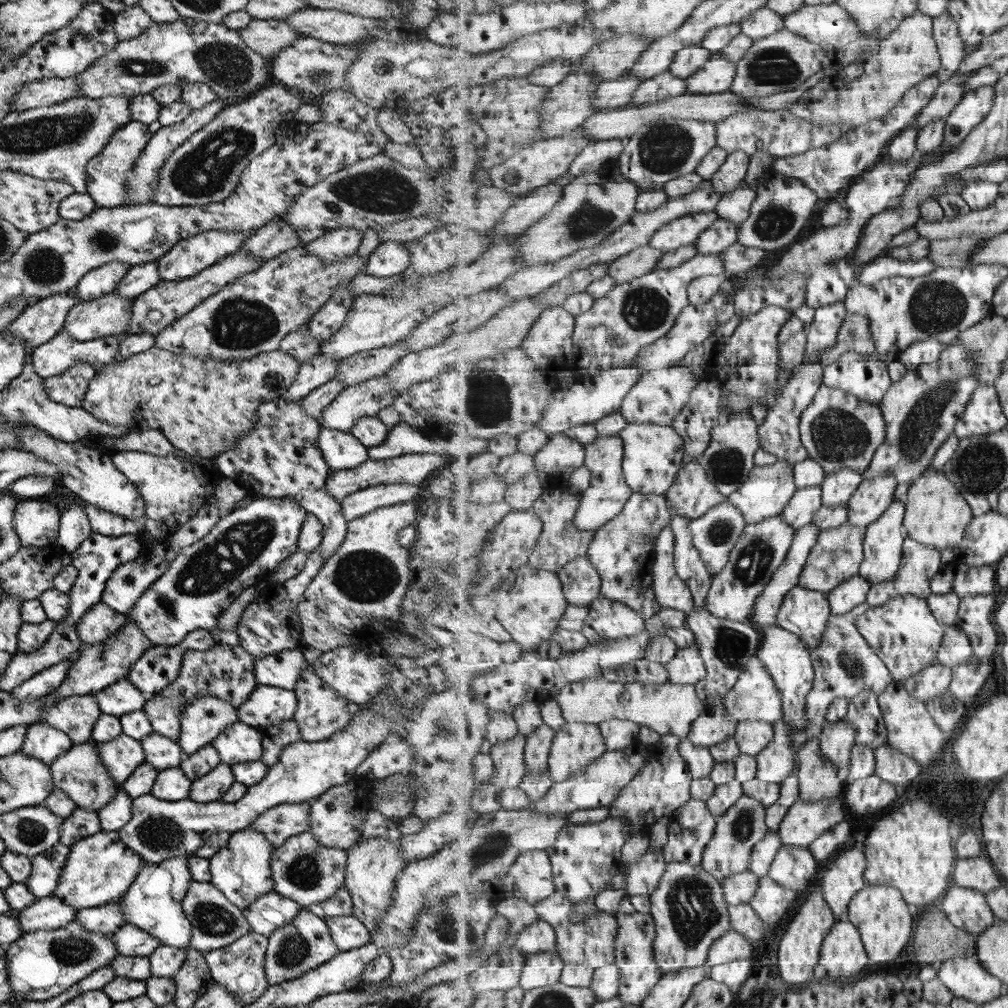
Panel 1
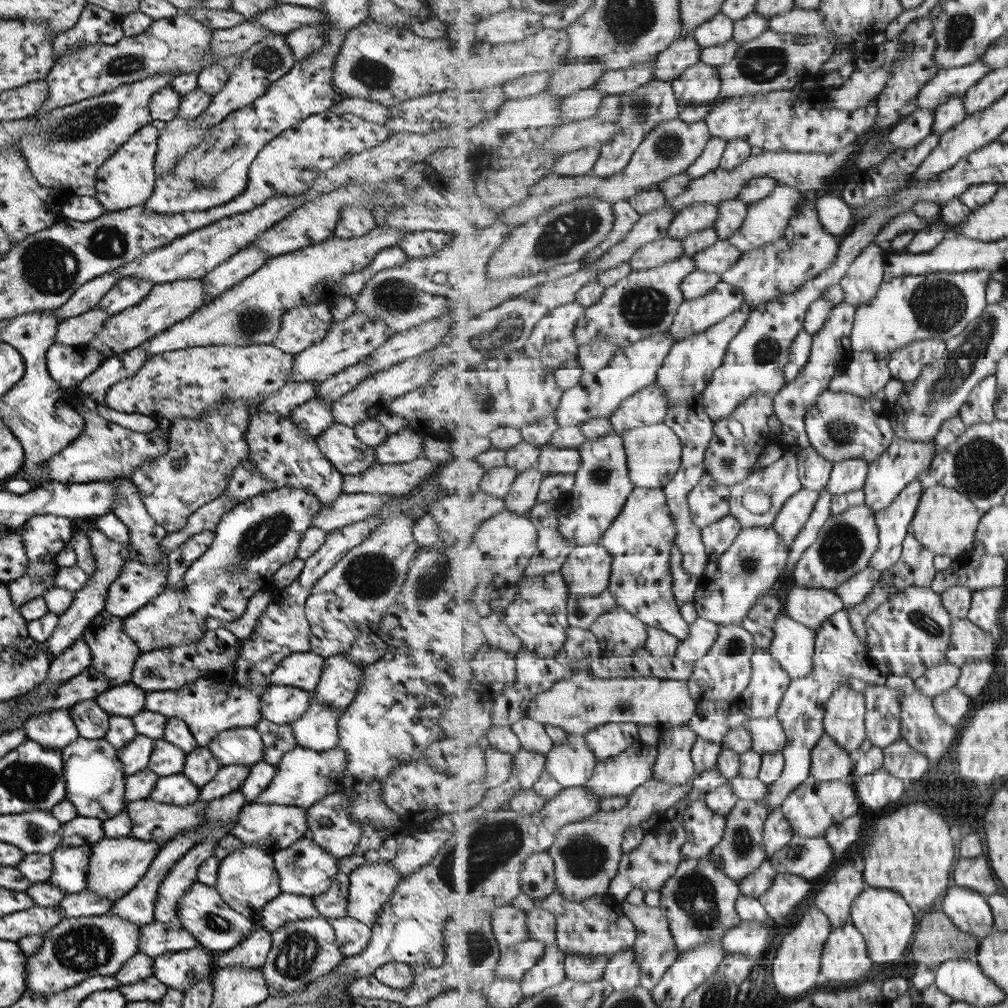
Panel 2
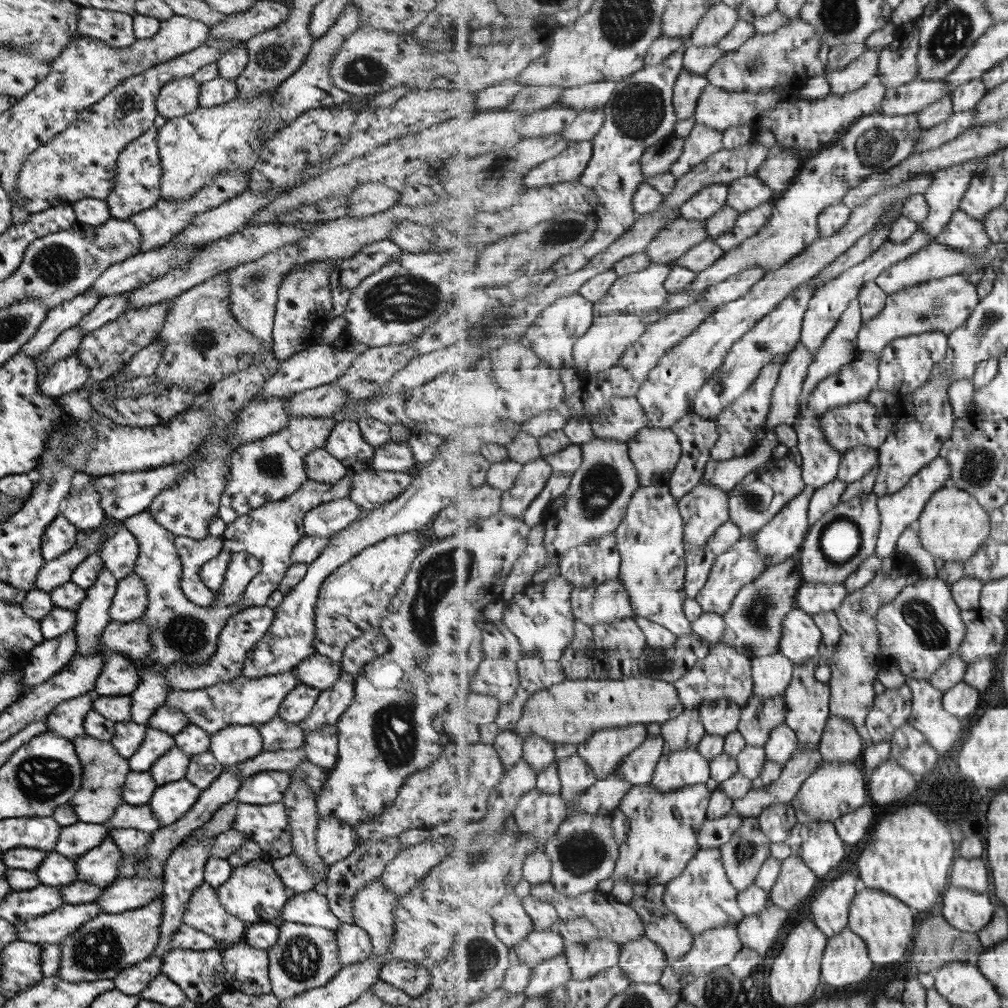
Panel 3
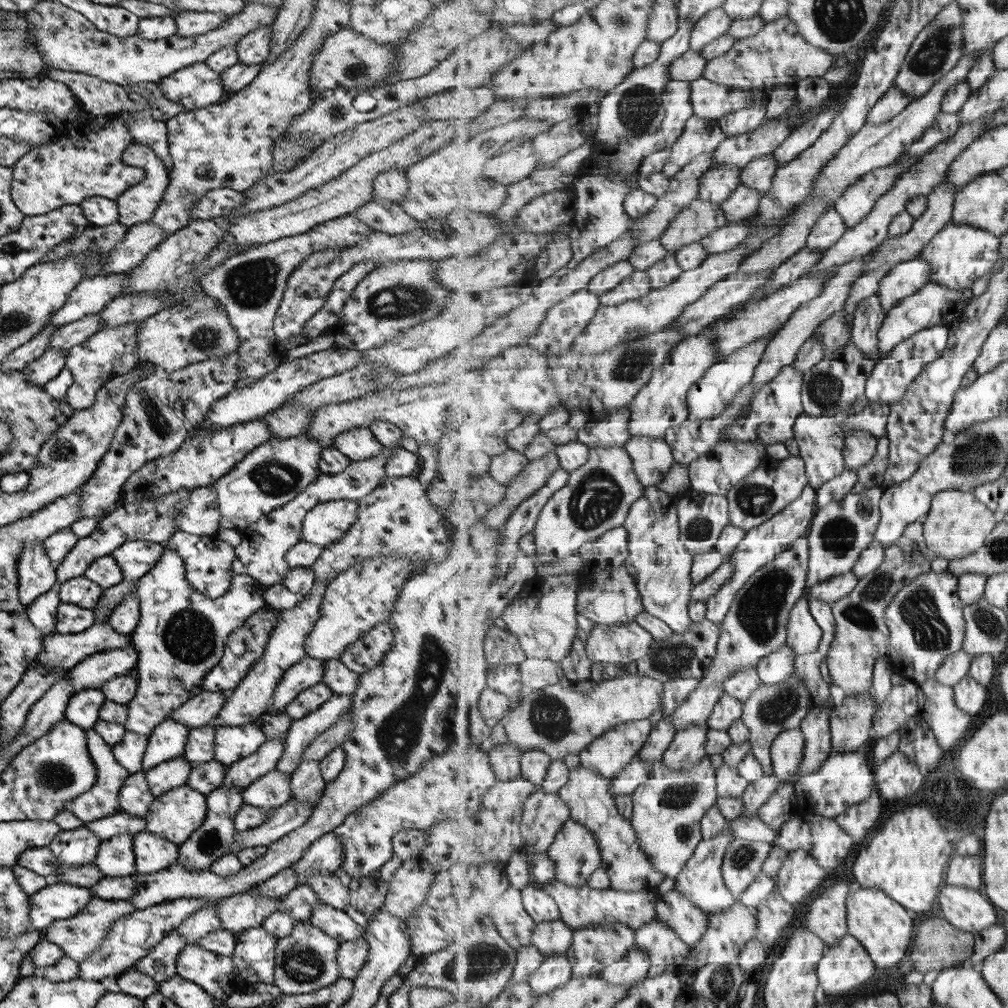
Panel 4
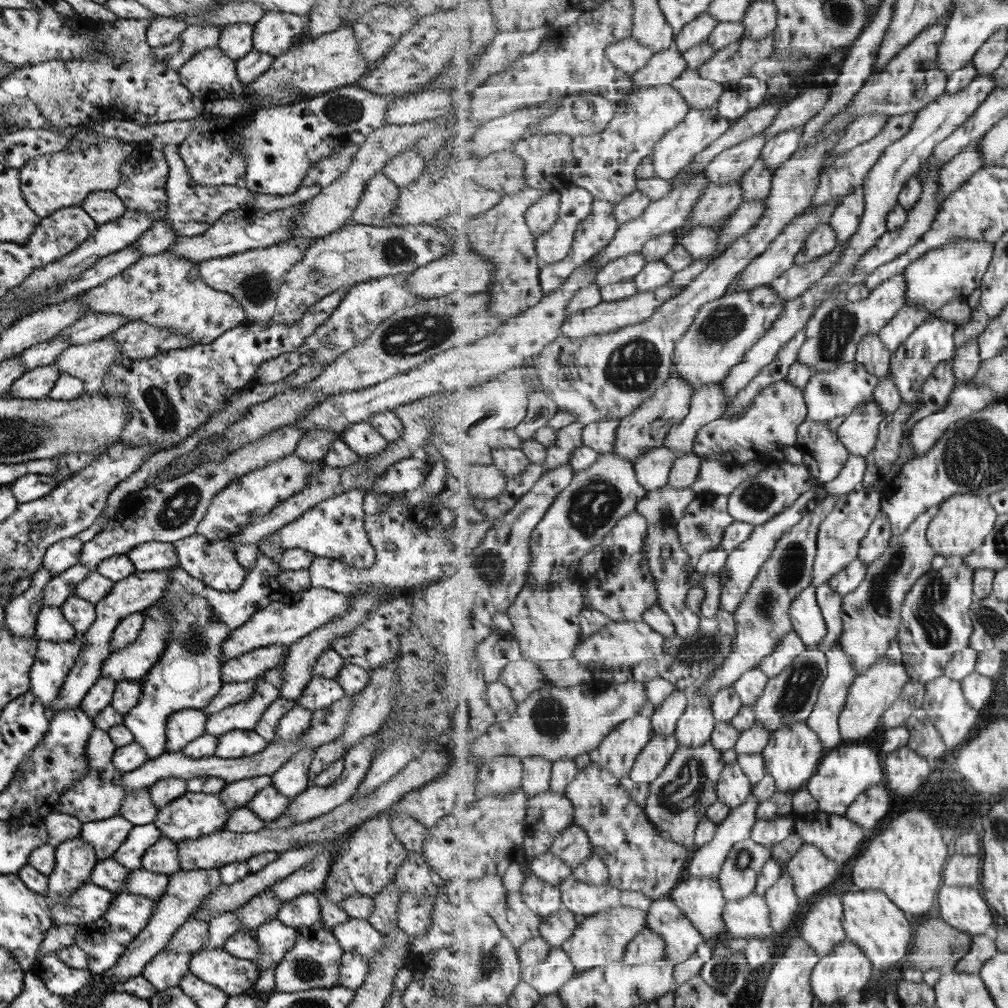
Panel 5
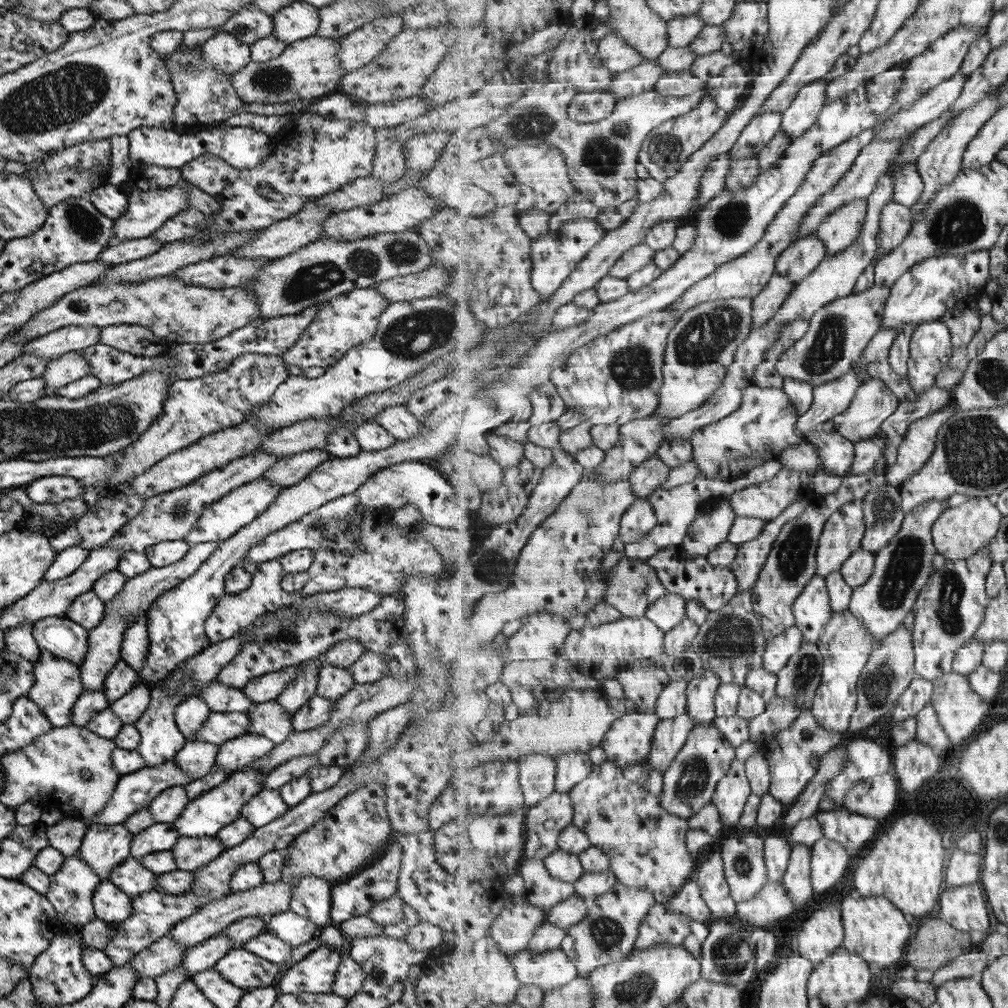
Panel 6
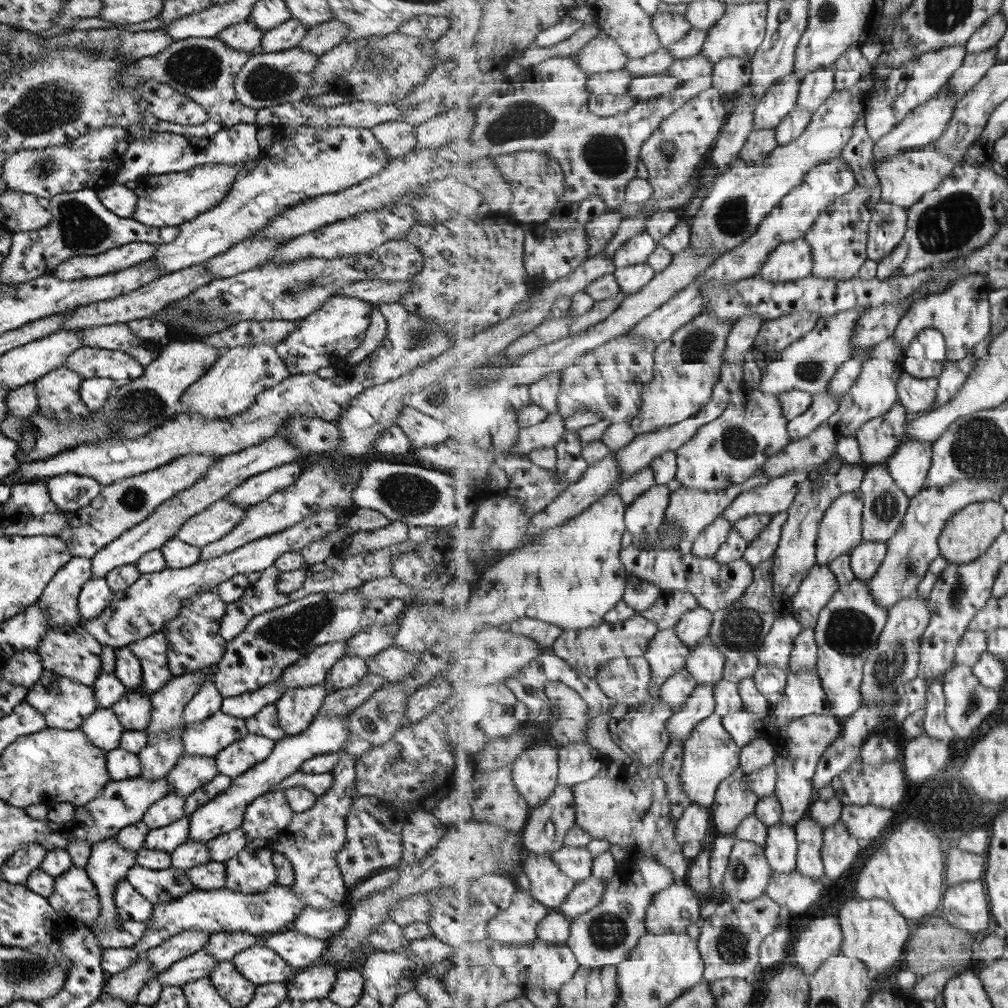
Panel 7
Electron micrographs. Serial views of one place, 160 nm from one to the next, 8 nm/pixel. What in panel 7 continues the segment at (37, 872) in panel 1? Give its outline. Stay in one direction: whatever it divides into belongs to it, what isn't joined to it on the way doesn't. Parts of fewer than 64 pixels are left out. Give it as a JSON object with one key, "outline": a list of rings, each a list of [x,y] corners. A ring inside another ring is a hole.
{"outline":[[[185,815],[165,826],[148,829],[142,847],[170,853],[188,839],[188,822]]]}

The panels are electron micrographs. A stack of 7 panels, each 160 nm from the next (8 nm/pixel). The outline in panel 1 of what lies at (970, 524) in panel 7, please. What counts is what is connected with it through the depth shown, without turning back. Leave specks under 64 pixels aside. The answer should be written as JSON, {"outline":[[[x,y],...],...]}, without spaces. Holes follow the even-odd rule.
{"outline":[[[929,469],[910,487],[904,500],[906,514],[904,529],[907,535],[925,546],[939,550],[950,548],[957,550],[967,530],[975,518],[968,499],[960,493],[955,483],[943,472]]]}

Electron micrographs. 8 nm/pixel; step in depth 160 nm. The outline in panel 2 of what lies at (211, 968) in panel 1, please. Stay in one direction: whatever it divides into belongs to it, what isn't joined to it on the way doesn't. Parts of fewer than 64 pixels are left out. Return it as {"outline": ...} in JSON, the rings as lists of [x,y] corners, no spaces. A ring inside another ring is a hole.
{"outline":[[[253,926],[241,942],[221,954],[213,954],[213,966],[244,966],[245,968],[260,968],[270,949],[270,933],[265,929]]]}

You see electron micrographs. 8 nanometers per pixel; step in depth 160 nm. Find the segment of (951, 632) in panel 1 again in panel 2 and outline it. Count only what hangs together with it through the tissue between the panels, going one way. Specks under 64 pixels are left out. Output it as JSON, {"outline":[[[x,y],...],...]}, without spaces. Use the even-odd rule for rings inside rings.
{"outline":[[[966,618],[952,620],[952,642],[947,662],[963,668],[976,660],[988,660],[999,653],[994,634]]]}

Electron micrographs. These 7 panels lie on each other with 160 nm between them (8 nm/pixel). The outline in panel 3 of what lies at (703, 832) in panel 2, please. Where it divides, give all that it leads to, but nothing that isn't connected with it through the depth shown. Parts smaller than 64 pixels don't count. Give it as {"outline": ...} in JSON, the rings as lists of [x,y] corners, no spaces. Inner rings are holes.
{"outline":[[[730,814],[717,820],[707,818],[698,834],[700,848],[707,850],[727,844],[741,828],[743,819],[744,817],[737,814]]]}

